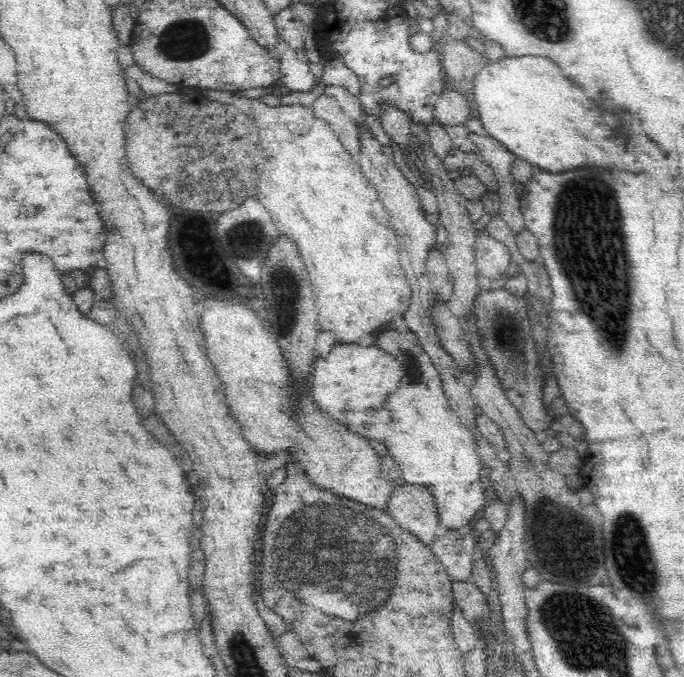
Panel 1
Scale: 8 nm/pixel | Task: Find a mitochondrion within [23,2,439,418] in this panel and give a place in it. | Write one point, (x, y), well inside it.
(184, 40)

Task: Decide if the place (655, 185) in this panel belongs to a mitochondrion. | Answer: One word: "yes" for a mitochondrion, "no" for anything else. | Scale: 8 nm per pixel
no

